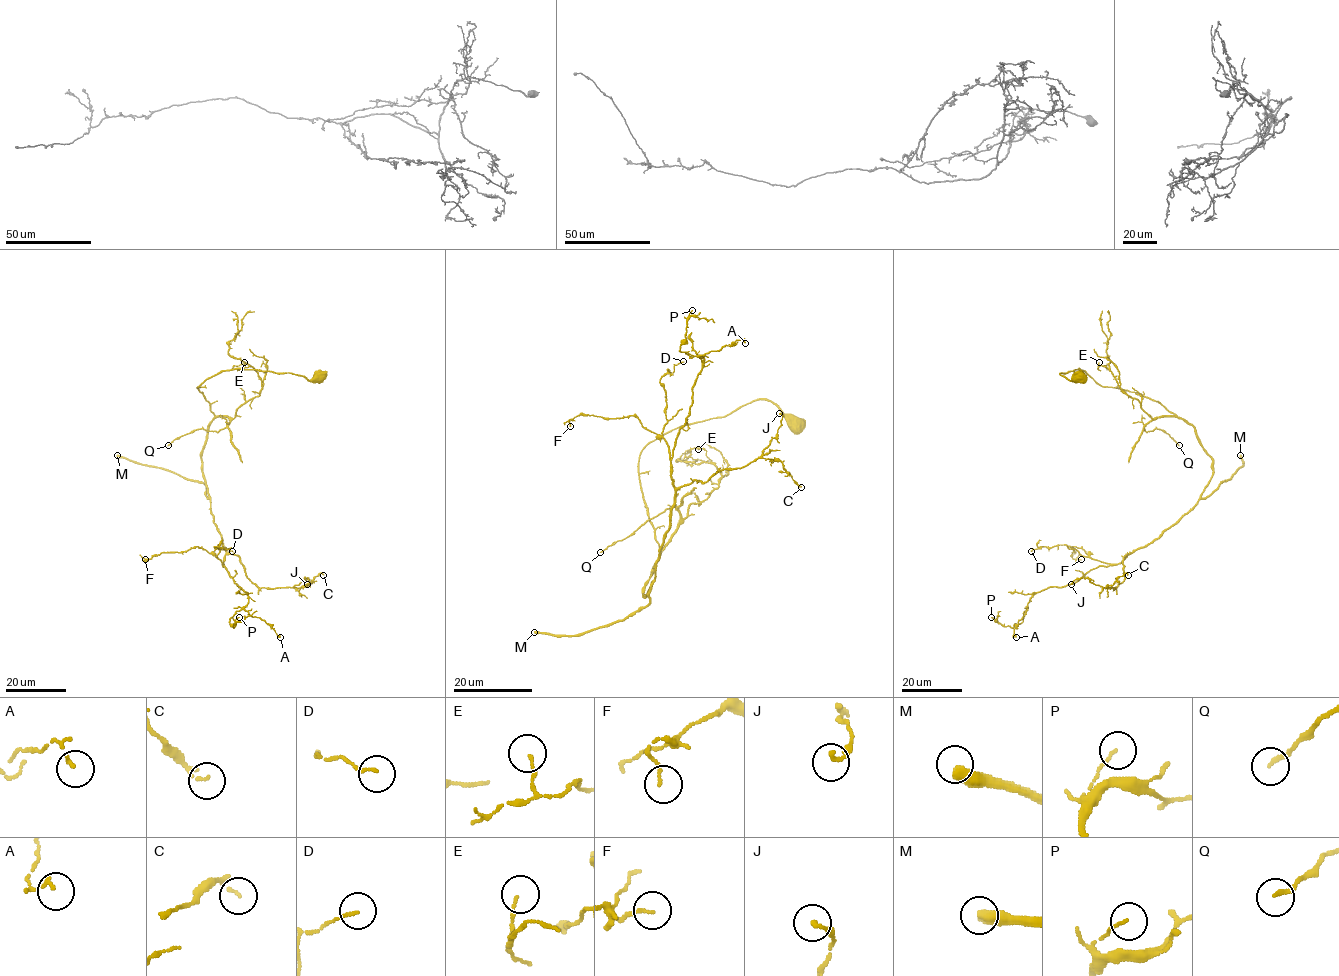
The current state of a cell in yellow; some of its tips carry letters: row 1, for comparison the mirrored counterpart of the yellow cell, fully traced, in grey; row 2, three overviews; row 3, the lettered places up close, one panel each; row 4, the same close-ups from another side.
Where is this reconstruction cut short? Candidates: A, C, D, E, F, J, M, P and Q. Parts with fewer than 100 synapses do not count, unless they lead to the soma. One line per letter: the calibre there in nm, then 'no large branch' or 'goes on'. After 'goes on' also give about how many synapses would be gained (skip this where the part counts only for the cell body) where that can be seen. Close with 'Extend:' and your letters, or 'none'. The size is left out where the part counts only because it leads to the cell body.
A: 120 nm thick; no large branch
C: 100 nm thick; no large branch
D: 100 nm thick; no large branch
E: 120 nm thick; no large branch
F: 110 nm thick; no large branch
J: 220 nm thick; no large branch
M: 480 nm thick; goes on; about 500 synapses
P: 80 nm thick; no large branch
Q: 160 nm thick; no large branch
Extend: M

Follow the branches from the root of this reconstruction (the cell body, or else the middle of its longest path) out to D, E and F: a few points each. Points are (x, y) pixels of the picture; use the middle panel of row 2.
D: (792, 426), (758, 399), (645, 447), (638, 476), (660, 549), (645, 597), (674, 498), (660, 379), (683, 361)
E: (792, 426), (758, 399), (651, 441), (638, 476), (661, 549), (721, 477), (698, 449)
F: (792, 426), (758, 399), (645, 447), (660, 549), (645, 597), (673, 507), (669, 446), (632, 415), (570, 426)

